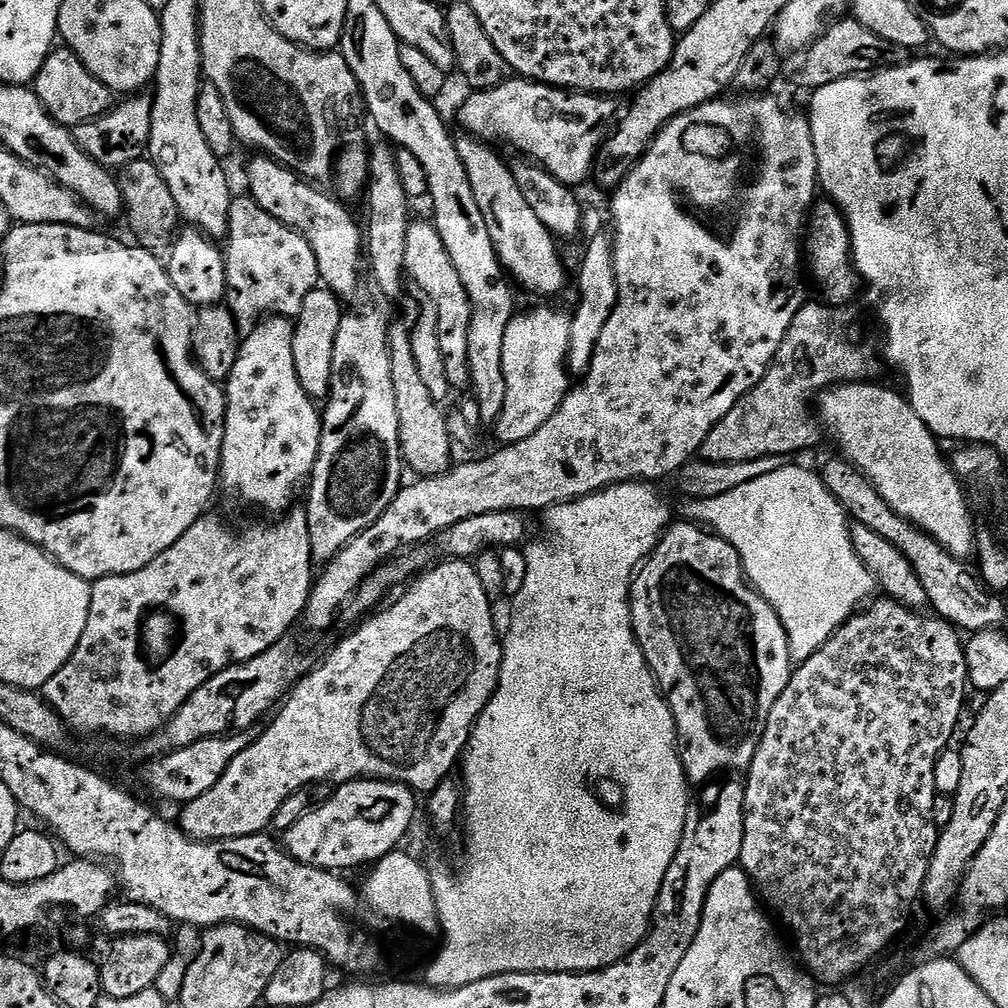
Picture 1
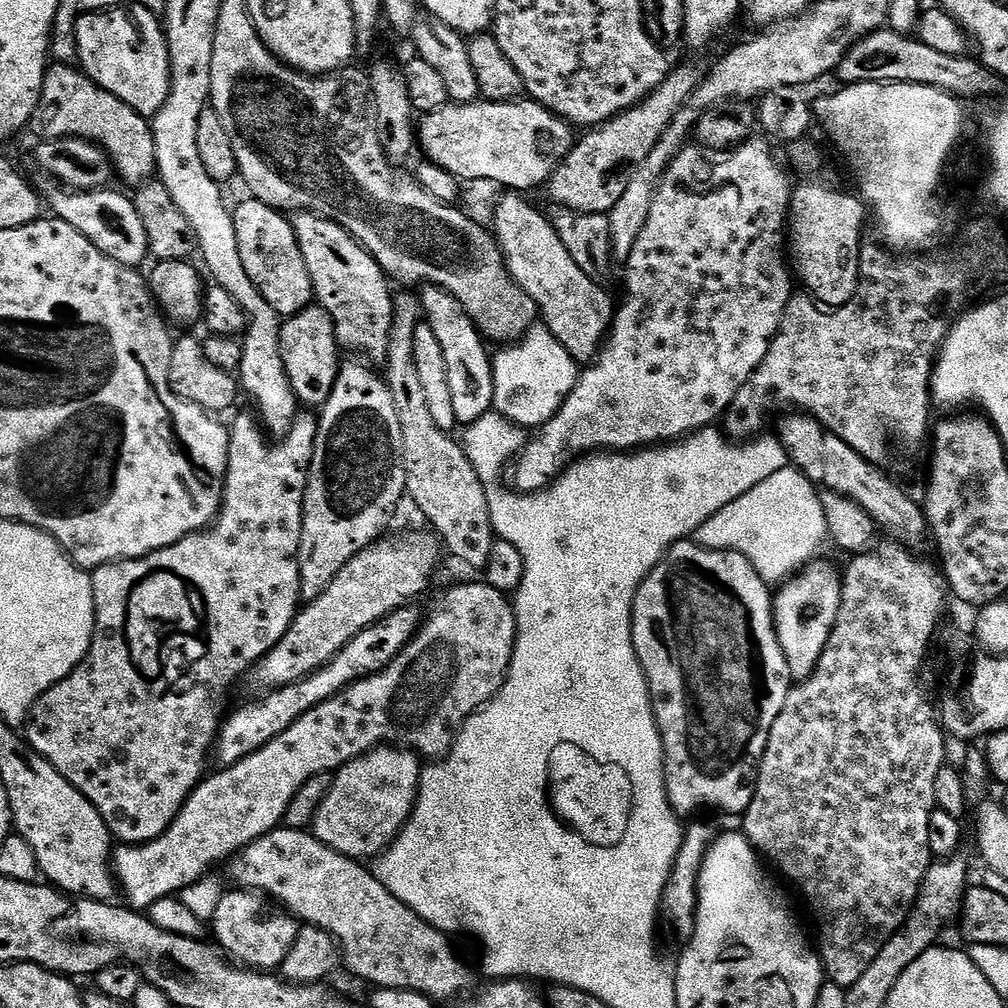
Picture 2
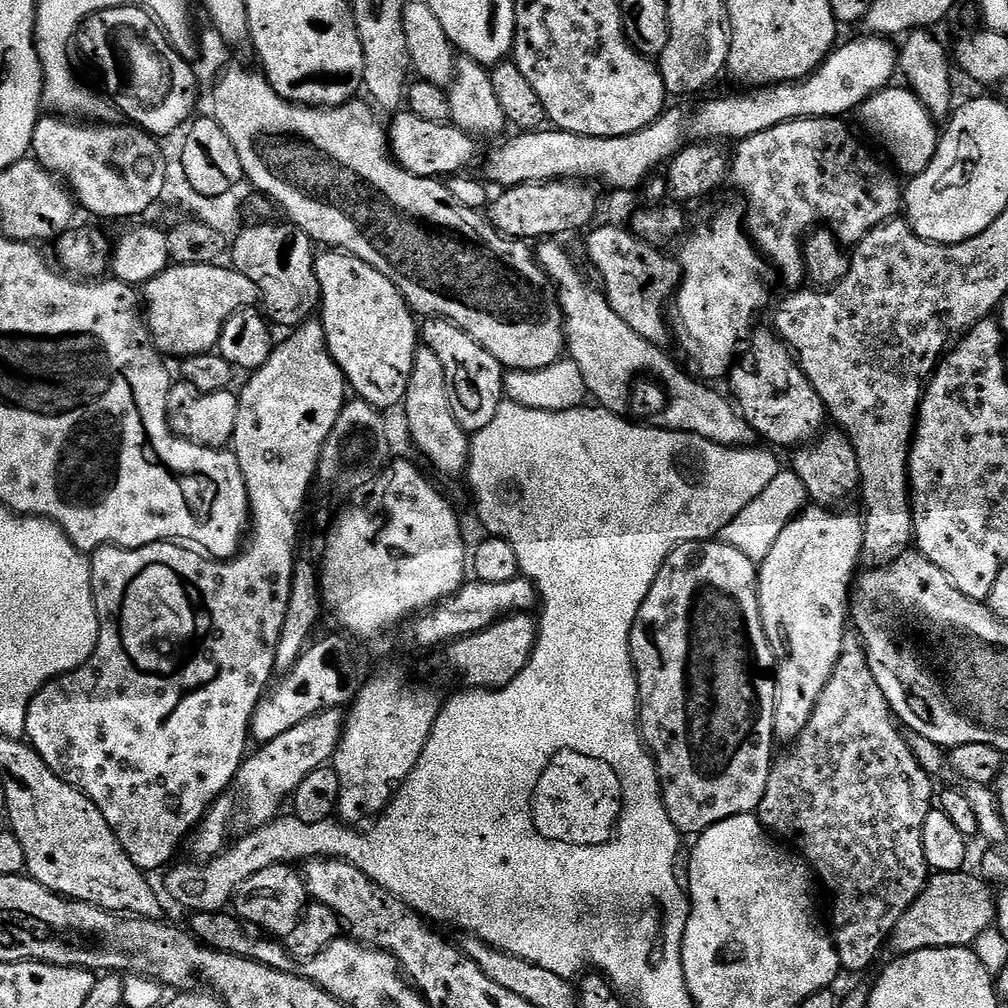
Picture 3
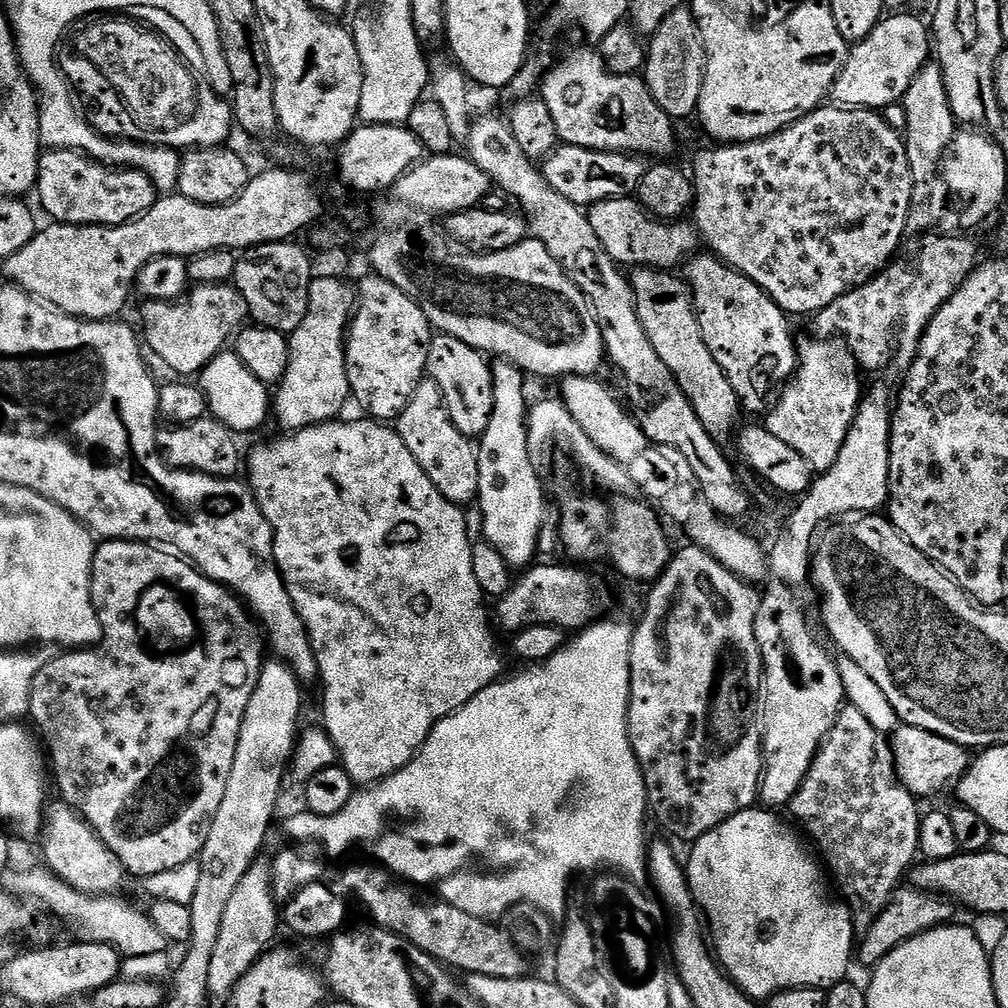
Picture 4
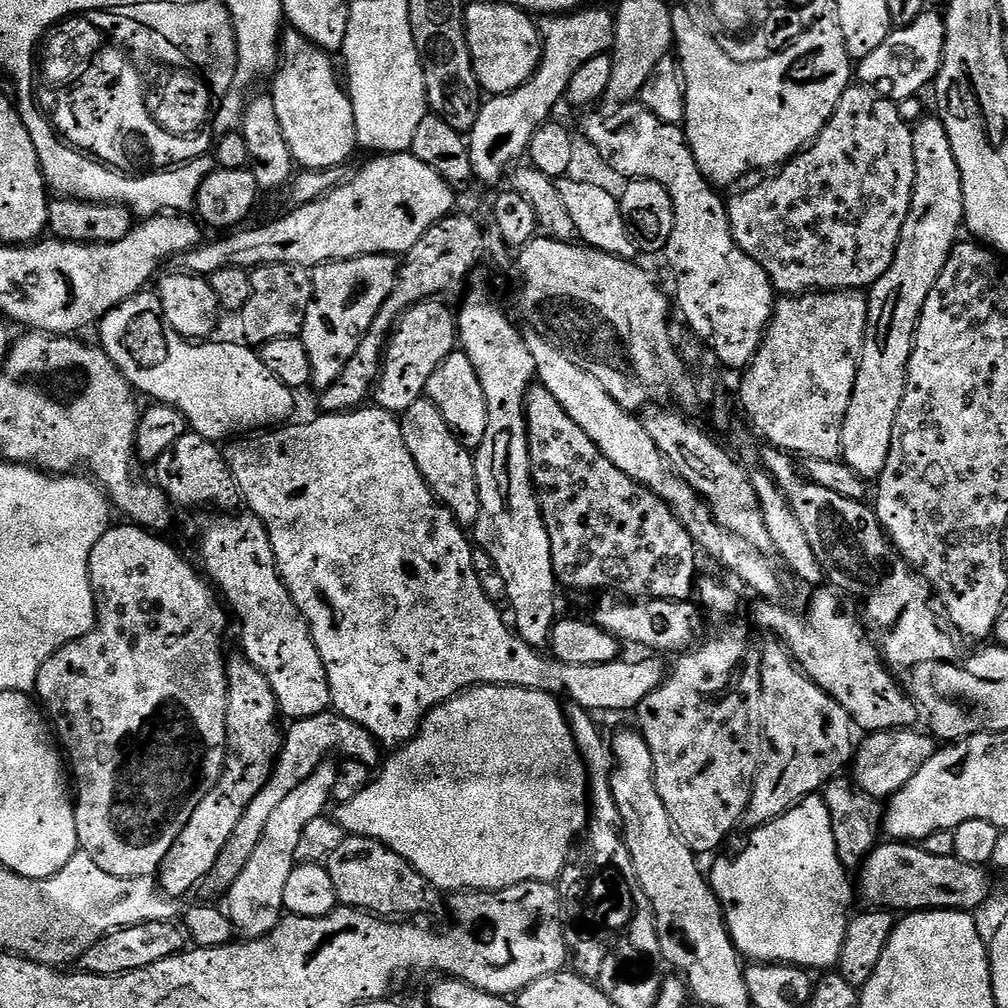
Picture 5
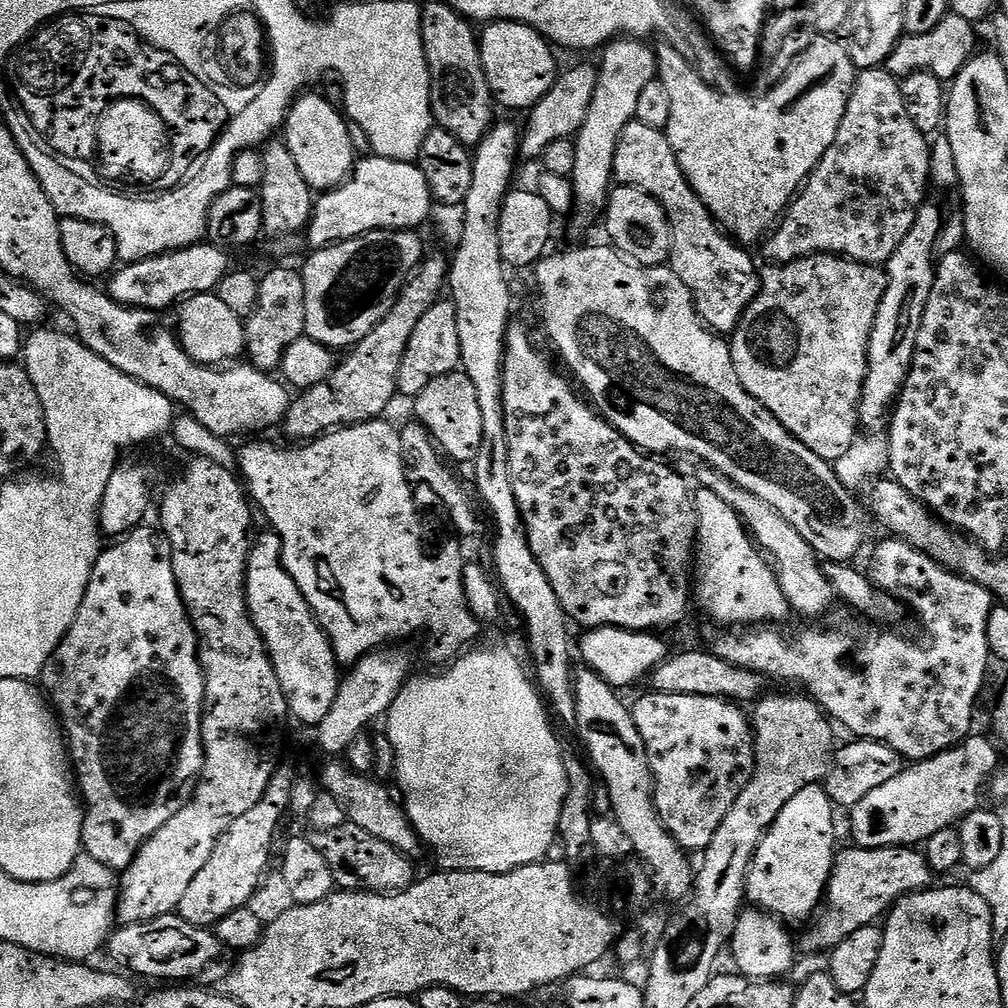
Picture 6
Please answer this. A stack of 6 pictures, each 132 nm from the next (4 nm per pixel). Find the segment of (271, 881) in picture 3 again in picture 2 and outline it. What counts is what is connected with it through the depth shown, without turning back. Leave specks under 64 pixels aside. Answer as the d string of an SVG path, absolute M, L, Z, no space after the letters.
M251 890L231 891L221 895L218 910L214 910L214 918L210 921L210 932L216 935L215 943L219 951L233 965L254 972L268 974L279 969L290 952L290 946L294 946L294 938L298 938L301 925L294 916L261 893Z

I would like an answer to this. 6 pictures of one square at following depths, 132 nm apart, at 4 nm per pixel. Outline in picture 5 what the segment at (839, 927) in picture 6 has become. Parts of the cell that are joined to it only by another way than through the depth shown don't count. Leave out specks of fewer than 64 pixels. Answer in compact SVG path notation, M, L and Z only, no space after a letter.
M912 842L884 843L877 843L858 869L858 892L864 895L865 905L876 910L901 908L901 913L907 914L938 908L976 910L988 899L987 871L981 865L962 862L956 855L926 854L923 846Z

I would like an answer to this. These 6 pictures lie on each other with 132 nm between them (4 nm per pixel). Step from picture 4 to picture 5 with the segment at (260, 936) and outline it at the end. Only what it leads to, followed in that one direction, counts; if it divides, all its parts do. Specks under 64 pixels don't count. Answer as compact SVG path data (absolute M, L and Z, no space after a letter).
M325 762L302 782L302 786L290 790L290 795L283 802L274 806L274 814L266 822L266 830L262 830L262 838L258 838L258 846L254 846L254 854L246 862L242 872L226 893L226 911L232 920L237 937L244 940L256 940L259 936L270 934L274 926L278 926L284 911L284 895L286 882L290 879L290 870L296 868L298 842L302 839L302 830L314 818L325 815L327 804L332 800L334 778L338 778L339 767L332 762Z

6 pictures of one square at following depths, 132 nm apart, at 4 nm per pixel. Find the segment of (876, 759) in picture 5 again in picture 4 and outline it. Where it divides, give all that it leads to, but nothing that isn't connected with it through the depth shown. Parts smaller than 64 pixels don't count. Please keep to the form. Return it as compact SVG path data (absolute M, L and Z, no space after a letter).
M901 723L895 732L891 733L890 743L892 757L896 762L896 776L906 790L917 798L936 796L939 792L955 789L968 773L970 767L969 749L963 748L945 736L934 734L930 730L922 730L918 726Z

